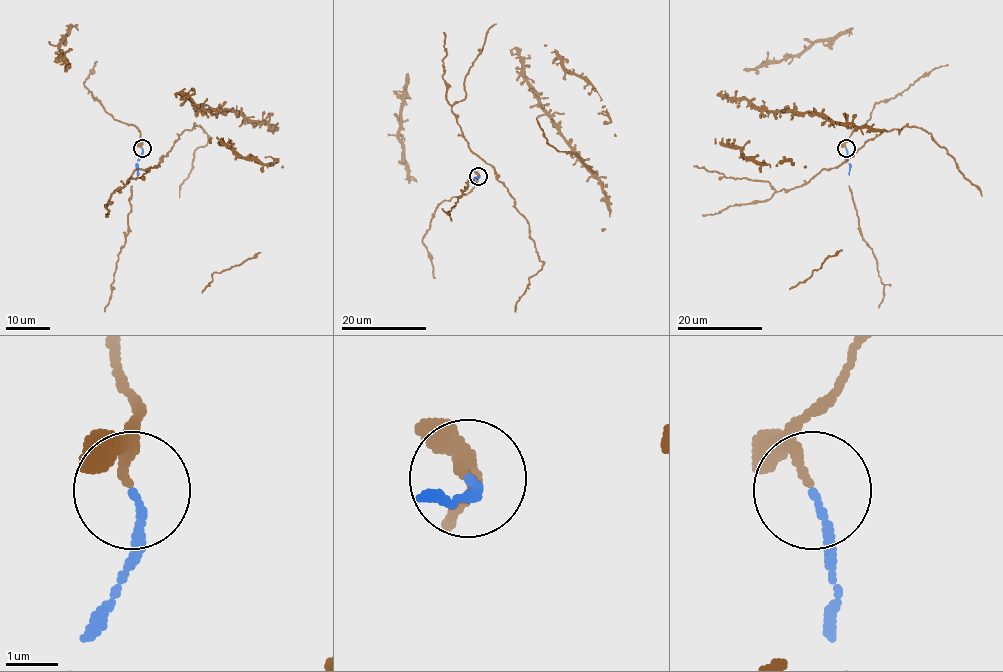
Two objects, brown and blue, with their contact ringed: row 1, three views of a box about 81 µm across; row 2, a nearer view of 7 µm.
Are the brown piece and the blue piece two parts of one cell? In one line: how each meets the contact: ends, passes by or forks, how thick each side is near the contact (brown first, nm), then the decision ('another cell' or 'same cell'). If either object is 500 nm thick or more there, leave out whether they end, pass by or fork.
brown passes by; blue ends there; 160 nm thick on the brown side, 130 nm on the other; same cell

